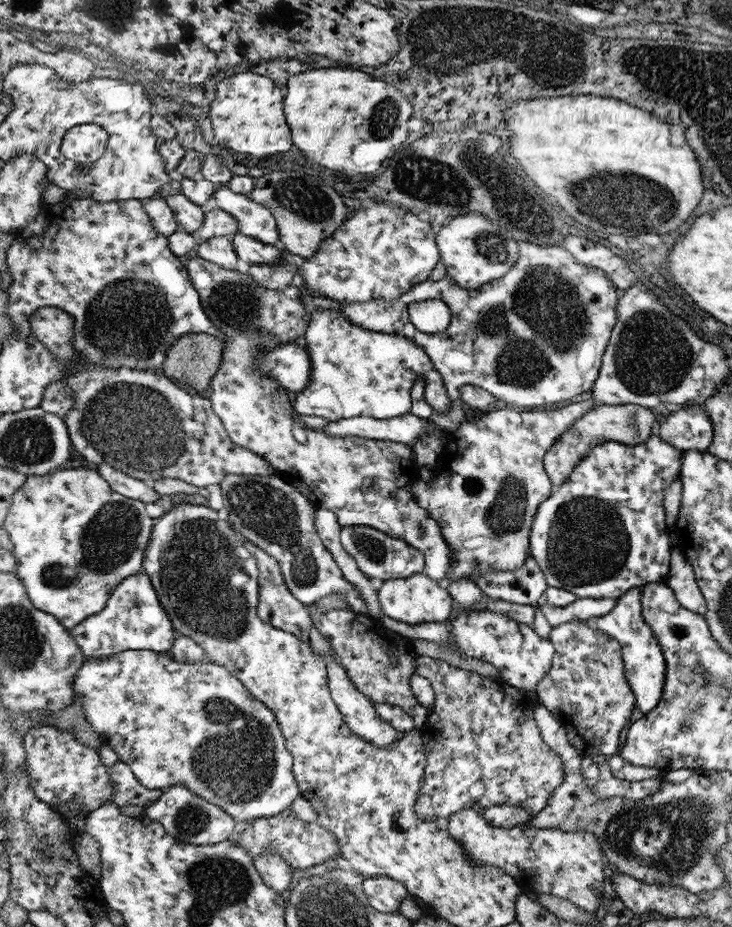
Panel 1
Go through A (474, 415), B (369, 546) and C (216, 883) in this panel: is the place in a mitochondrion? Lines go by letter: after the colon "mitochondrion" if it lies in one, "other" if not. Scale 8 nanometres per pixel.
A: other
B: mitochondrion
C: mitochondrion

